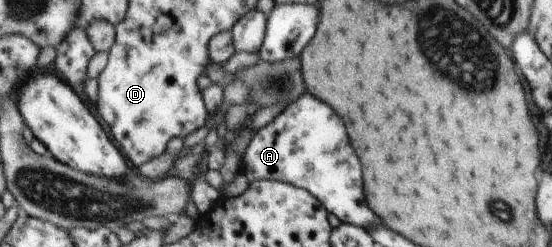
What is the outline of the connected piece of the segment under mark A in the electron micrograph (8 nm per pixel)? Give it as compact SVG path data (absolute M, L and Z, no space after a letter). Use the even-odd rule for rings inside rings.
M309 94L299 96L273 122L254 133L240 164L240 172L249 183L263 179L282 181L307 190L341 223L365 229L381 226L379 216L365 204L361 164L349 142L345 124L327 104Z

